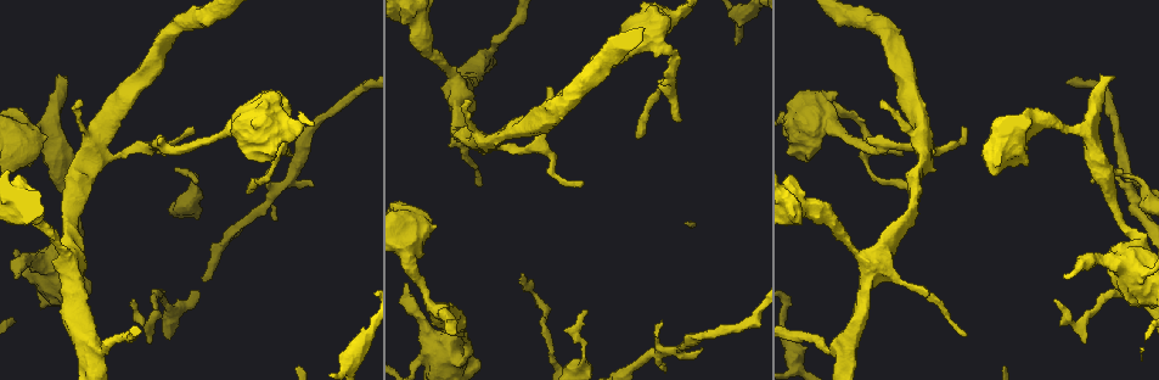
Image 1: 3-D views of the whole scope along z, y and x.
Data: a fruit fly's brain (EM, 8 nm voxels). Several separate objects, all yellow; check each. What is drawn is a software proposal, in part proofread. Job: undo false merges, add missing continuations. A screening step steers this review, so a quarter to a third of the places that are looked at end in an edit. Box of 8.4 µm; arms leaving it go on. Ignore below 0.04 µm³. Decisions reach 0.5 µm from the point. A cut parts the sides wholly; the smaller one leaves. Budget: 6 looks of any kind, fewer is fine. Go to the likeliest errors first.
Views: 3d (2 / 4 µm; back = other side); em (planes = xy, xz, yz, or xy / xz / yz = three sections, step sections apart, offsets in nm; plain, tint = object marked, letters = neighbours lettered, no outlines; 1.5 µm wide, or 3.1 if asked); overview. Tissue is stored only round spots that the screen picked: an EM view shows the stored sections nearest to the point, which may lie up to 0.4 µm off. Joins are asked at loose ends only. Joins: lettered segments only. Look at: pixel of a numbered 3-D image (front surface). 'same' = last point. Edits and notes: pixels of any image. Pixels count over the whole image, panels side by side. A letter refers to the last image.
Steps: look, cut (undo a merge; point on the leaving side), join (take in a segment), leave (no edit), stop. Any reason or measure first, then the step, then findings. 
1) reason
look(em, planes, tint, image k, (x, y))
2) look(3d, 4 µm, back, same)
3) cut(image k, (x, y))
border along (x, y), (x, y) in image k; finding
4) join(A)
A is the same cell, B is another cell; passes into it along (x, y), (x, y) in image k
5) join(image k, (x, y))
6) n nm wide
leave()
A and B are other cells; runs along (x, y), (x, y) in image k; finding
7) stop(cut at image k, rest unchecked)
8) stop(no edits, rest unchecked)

free end
look(3d, 4 µm, back, image 1, (1113, 77))

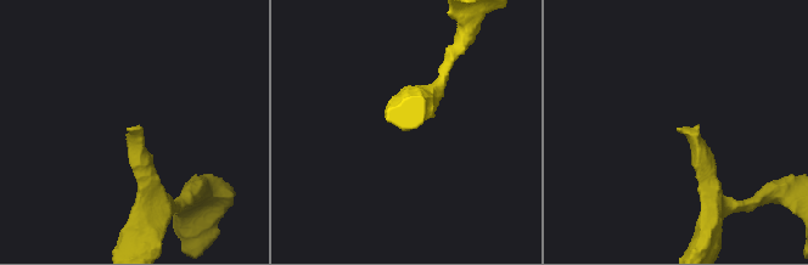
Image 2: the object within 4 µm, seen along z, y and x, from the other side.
shape alone is not enough
look(em, xz, step 4, letters, image 2, (678, 128))

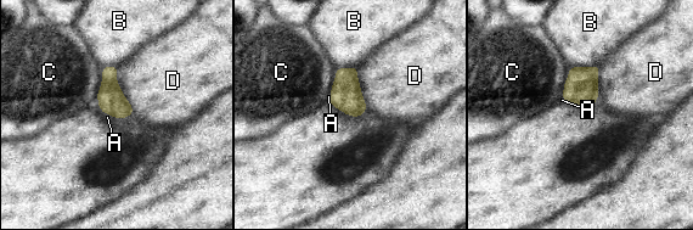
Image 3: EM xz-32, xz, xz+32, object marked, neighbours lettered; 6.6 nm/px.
look(em, planes, letters, same)

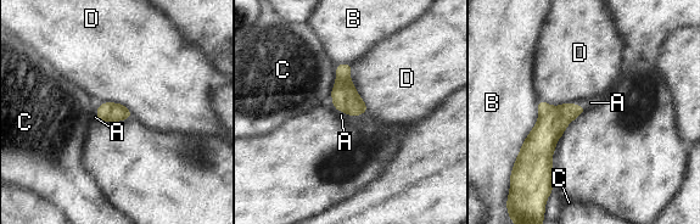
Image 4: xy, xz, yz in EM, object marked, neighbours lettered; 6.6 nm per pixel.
B touches over 400 nm
join(A)
A is the same cell, B, C and D are other cells; passes into it along (553, 121), (580, 106), (591, 102) in image 4; it goes on there

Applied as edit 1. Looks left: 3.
look(overview)

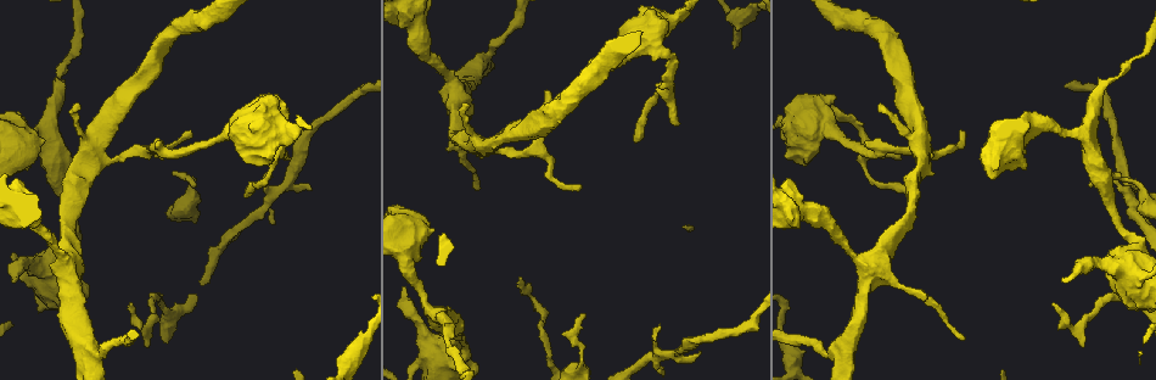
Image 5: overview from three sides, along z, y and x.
branch stops here
look(3d, 4 µm, image 5, (796, 100))

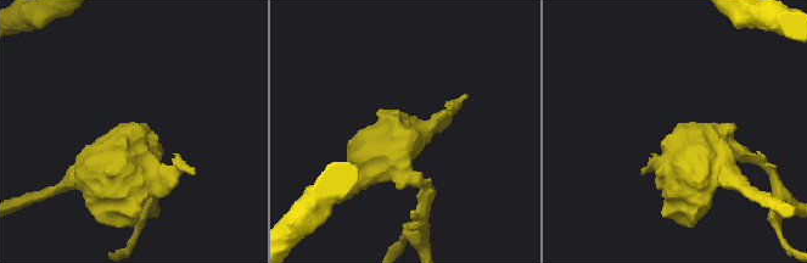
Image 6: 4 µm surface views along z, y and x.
now the EM
look(em, planes, letters, image 6, (417, 133))

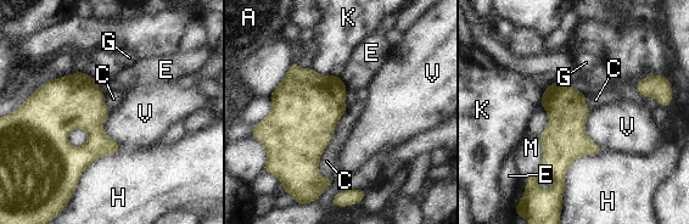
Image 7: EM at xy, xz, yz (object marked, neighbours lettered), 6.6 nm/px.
280 nm wide
leave()
A, C, E, G, H, K, M and V are other cells; border along (347, 106), (318, 161) in image 7; no lettered segment goes on from it

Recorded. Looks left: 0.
stop(join at image 4, rest unchecked)

